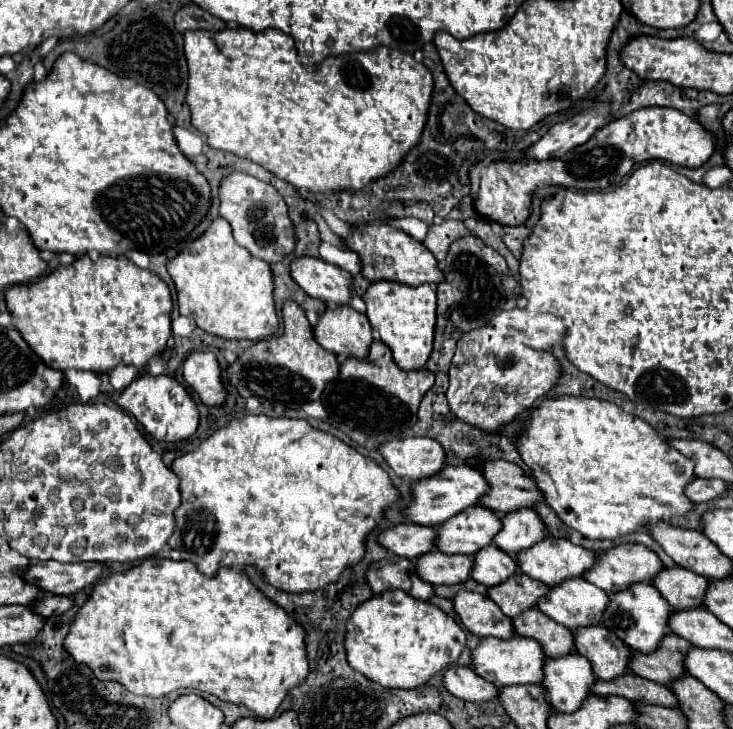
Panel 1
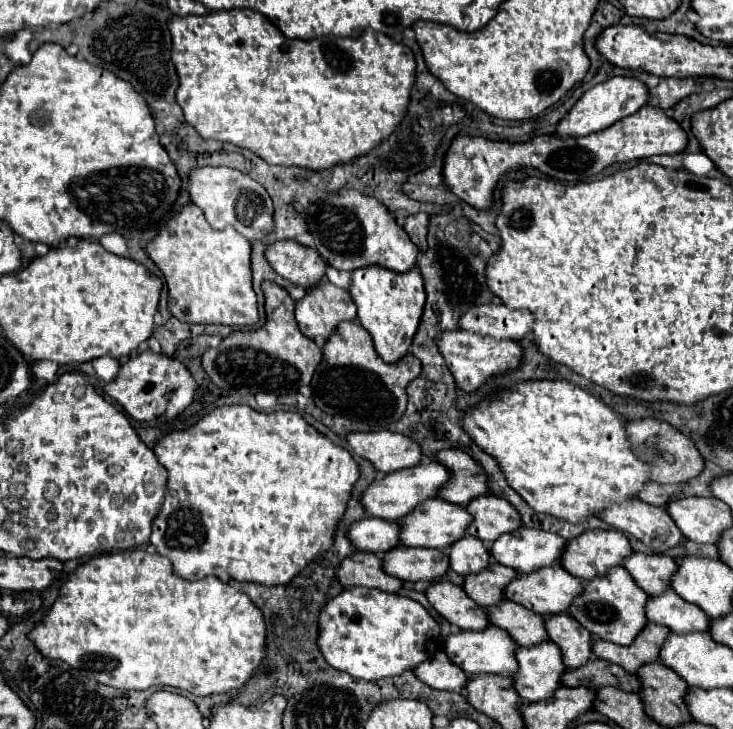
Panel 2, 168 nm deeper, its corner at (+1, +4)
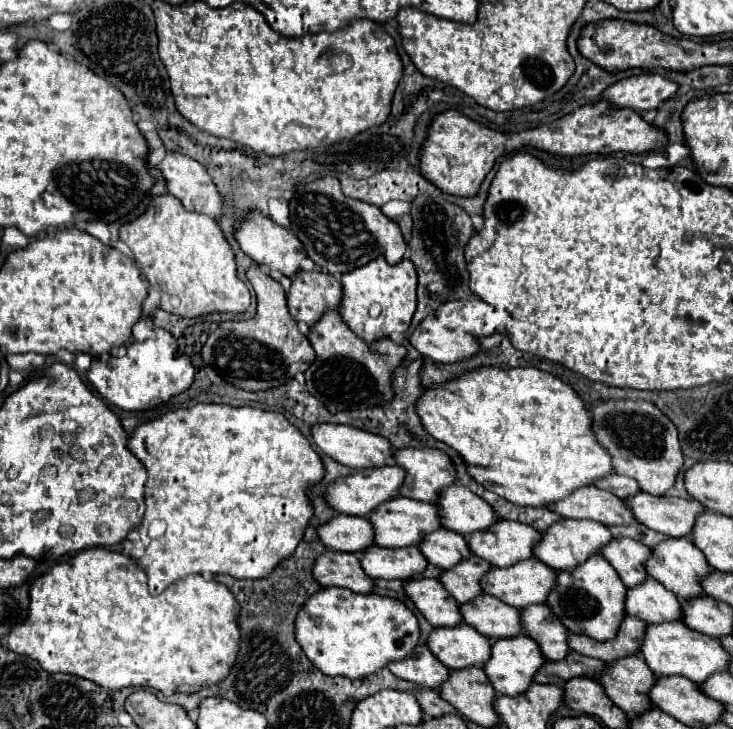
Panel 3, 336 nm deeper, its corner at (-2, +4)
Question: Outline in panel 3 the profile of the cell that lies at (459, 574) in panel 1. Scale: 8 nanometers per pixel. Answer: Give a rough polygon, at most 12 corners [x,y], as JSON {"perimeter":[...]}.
{"perimeter":[[367,547],[361,567],[371,579],[411,579],[427,559],[411,547]]}

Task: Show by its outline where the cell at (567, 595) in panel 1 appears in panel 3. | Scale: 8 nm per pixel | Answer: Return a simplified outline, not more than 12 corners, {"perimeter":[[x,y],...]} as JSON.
{"perimeter":[[533,557],[491,567],[483,593],[517,609],[543,603],[555,571]]}

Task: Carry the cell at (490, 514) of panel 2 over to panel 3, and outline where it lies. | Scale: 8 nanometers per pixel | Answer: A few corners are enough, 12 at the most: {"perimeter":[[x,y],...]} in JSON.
{"perimeter":[[463,485],[443,487],[441,525],[461,535],[497,521],[491,505]]}

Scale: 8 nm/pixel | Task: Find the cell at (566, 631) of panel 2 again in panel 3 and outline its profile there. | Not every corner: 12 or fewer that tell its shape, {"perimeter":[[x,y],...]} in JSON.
{"perimeter":[[547,605],[525,607],[523,631],[547,661],[567,655],[569,631]]}

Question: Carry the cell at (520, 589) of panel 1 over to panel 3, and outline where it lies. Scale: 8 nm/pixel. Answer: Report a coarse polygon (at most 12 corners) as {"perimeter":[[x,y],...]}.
{"perimeter":[[477,555],[445,569],[439,581],[457,603],[481,593],[491,565]]}

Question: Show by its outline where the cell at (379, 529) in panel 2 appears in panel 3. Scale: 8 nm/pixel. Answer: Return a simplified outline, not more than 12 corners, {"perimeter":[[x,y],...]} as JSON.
{"perimeter":[[333,515],[317,527],[327,549],[361,553],[373,545],[363,517]]}

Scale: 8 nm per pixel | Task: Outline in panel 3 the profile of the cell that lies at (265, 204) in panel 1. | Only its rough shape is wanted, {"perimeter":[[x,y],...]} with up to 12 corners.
{"perimeter":[[167,151],[157,169],[187,211],[217,217],[221,197],[189,155]]}

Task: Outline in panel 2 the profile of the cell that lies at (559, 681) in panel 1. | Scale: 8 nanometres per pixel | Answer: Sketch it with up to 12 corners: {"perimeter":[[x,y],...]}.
{"perimeter":[[556,643],[518,647],[524,701],[550,701],[566,665]]}

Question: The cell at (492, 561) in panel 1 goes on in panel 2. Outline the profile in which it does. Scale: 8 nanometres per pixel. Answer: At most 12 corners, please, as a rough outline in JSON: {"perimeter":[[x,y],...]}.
{"perimeter":[[464,535],[448,549],[458,575],[474,575],[490,567],[490,549]]}

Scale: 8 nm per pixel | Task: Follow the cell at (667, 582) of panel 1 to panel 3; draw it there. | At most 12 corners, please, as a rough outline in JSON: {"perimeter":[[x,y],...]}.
{"perimeter":[[613,537],[603,557],[625,587],[647,579],[649,547],[629,537]]}

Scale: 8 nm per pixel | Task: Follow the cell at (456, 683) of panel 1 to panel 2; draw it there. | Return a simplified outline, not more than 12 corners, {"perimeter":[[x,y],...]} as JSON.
{"perimeter":[[444,651],[414,673],[430,687],[464,693],[468,675]]}

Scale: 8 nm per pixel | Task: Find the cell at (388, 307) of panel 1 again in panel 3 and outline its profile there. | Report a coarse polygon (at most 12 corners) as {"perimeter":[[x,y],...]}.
{"perimeter":[[383,255],[341,277],[339,315],[367,343],[407,331],[417,271]]}

